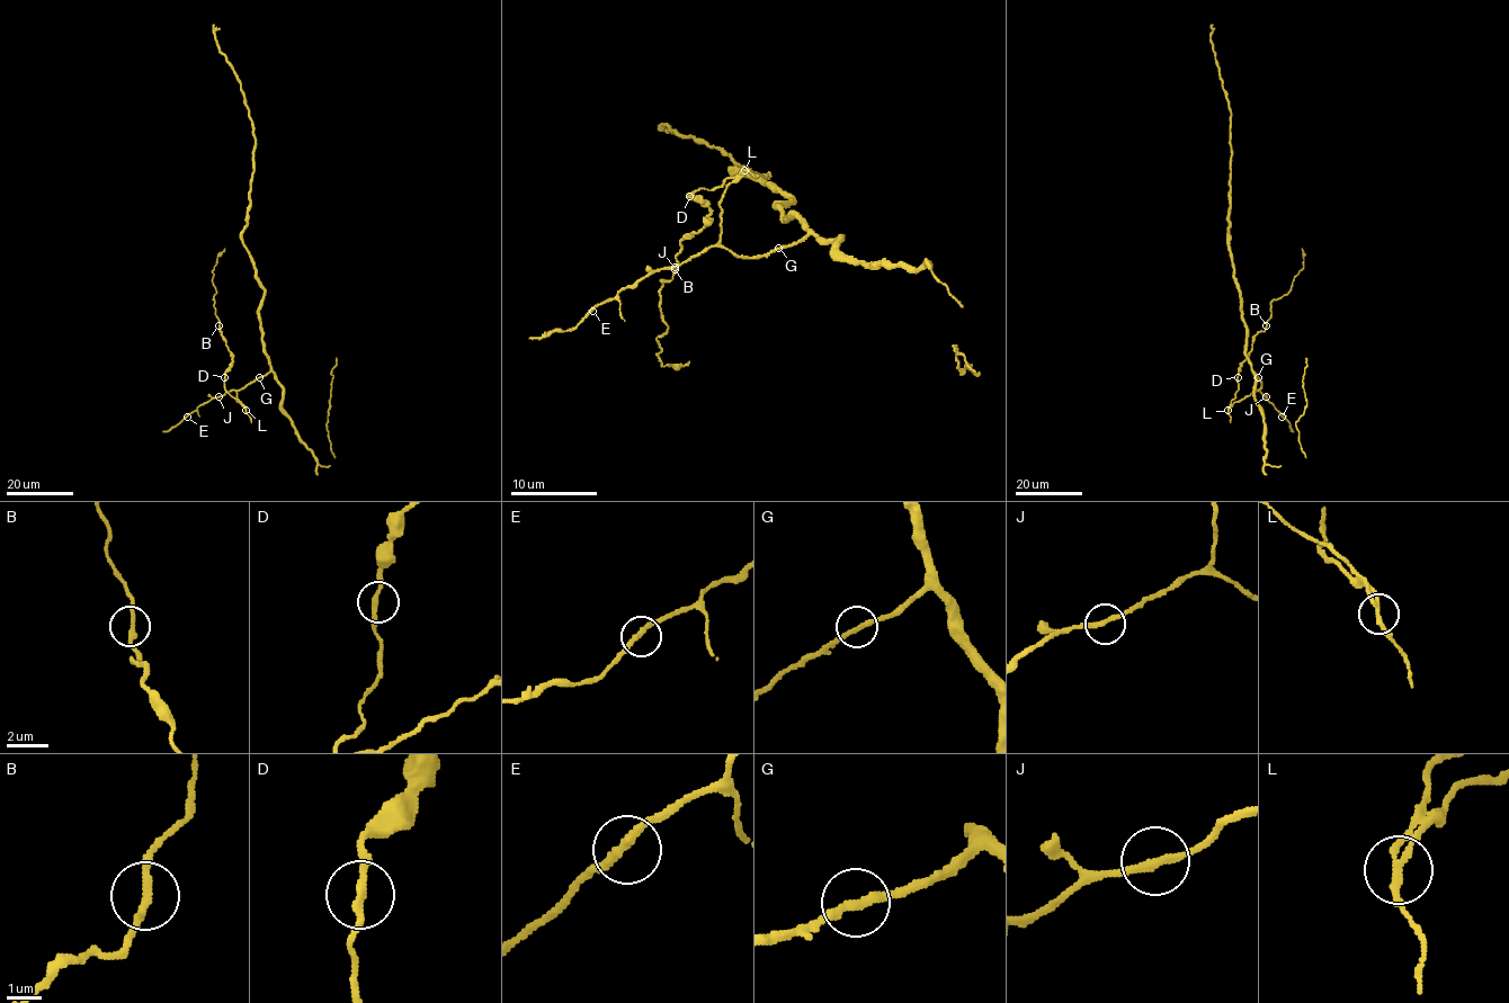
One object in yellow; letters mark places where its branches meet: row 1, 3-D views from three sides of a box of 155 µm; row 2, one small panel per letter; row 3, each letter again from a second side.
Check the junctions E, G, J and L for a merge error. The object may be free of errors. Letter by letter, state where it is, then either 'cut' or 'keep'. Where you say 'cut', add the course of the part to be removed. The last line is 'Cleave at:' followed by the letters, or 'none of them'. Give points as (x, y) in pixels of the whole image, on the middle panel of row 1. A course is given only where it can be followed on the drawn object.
E: at (592, 311); keep
G: at (778, 248); keep
J: at (675, 267); keep
L: at (744, 170); cut; foreign part runs (743, 170), (689, 196), (710, 220), (661, 280), (668, 325), (657, 358), (689, 360)
Cleave at: L

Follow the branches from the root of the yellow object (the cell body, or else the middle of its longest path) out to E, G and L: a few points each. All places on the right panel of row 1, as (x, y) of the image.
E: (1246, 325), (1246, 355), (1261, 382), (1257, 390), (1282, 417)
G: (1246, 325), (1246, 355), (1258, 377)
L: (1246, 325), (1246, 355), (1261, 387), (1235, 401), (1228, 411)

